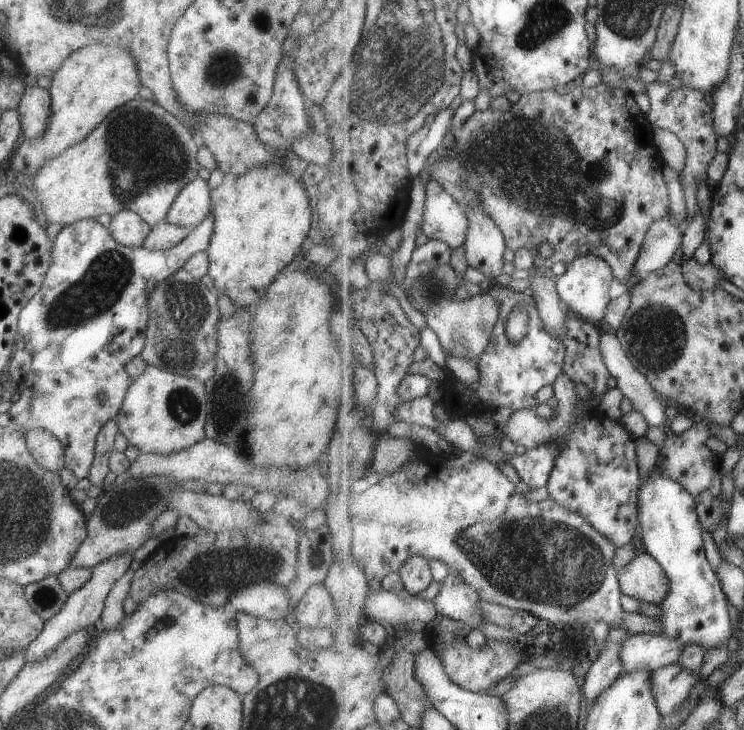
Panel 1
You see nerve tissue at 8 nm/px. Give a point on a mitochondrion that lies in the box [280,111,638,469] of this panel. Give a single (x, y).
(558, 199)

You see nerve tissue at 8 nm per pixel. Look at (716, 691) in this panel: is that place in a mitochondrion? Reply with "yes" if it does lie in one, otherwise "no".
no

